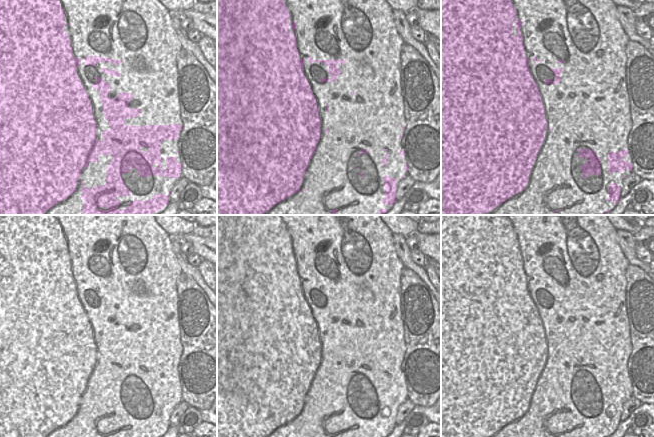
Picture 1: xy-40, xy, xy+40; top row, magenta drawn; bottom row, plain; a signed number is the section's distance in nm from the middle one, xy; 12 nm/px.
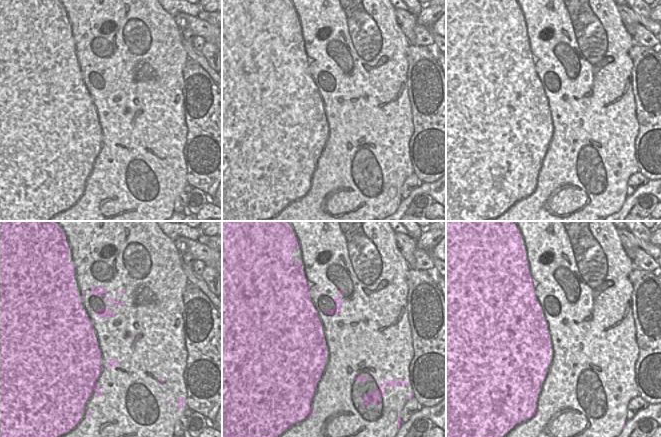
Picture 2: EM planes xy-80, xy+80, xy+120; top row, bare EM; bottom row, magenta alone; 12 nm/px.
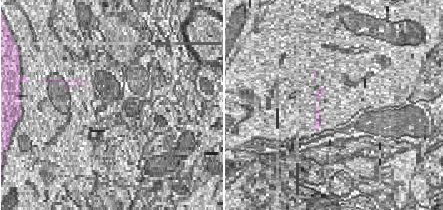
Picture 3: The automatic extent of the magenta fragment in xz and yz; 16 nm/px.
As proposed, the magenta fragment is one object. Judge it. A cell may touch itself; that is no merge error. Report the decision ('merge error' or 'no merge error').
no merge error

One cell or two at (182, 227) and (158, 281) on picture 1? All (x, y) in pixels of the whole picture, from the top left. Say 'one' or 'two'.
two

